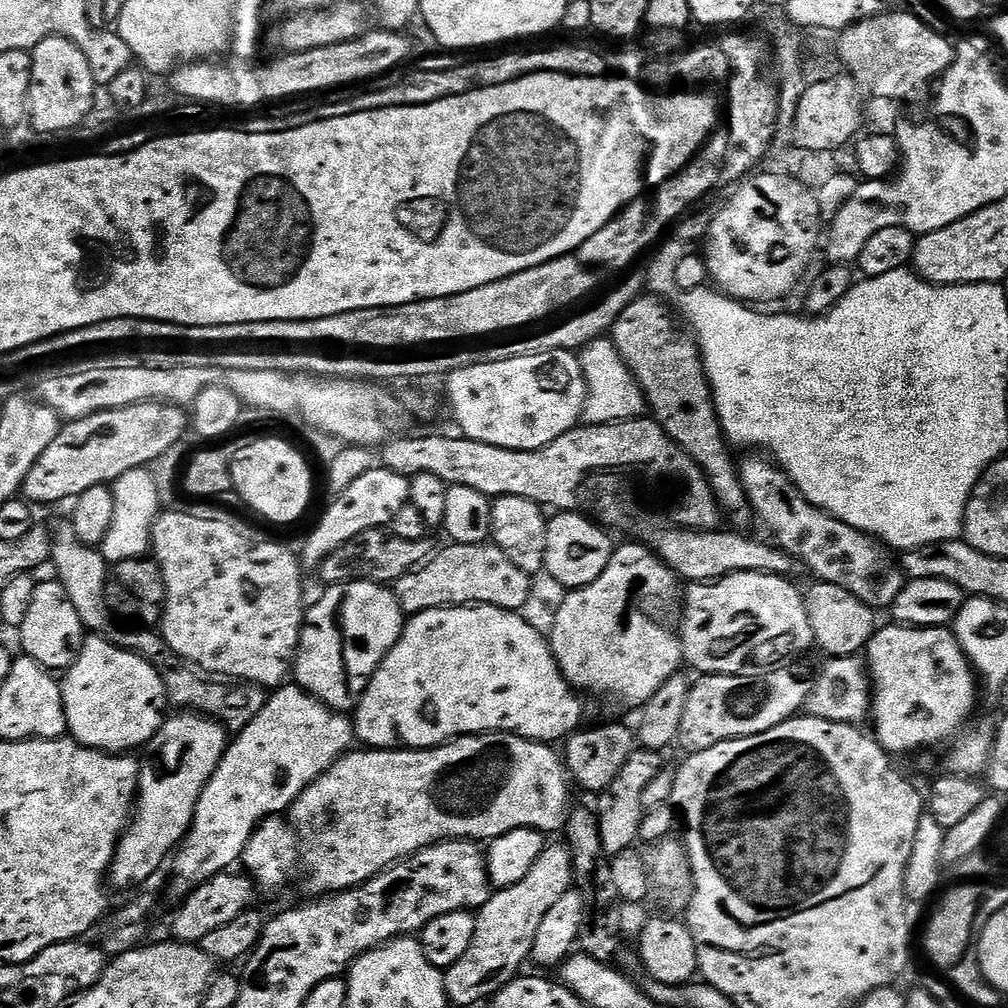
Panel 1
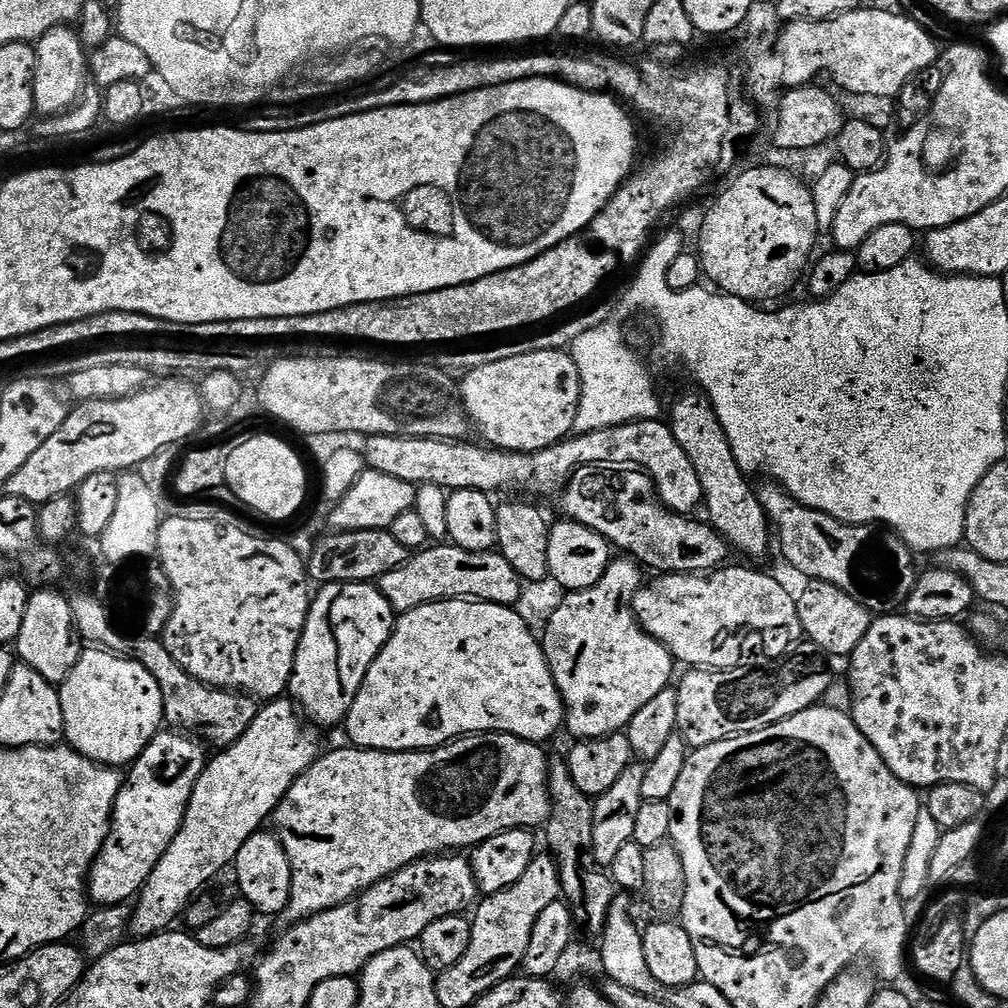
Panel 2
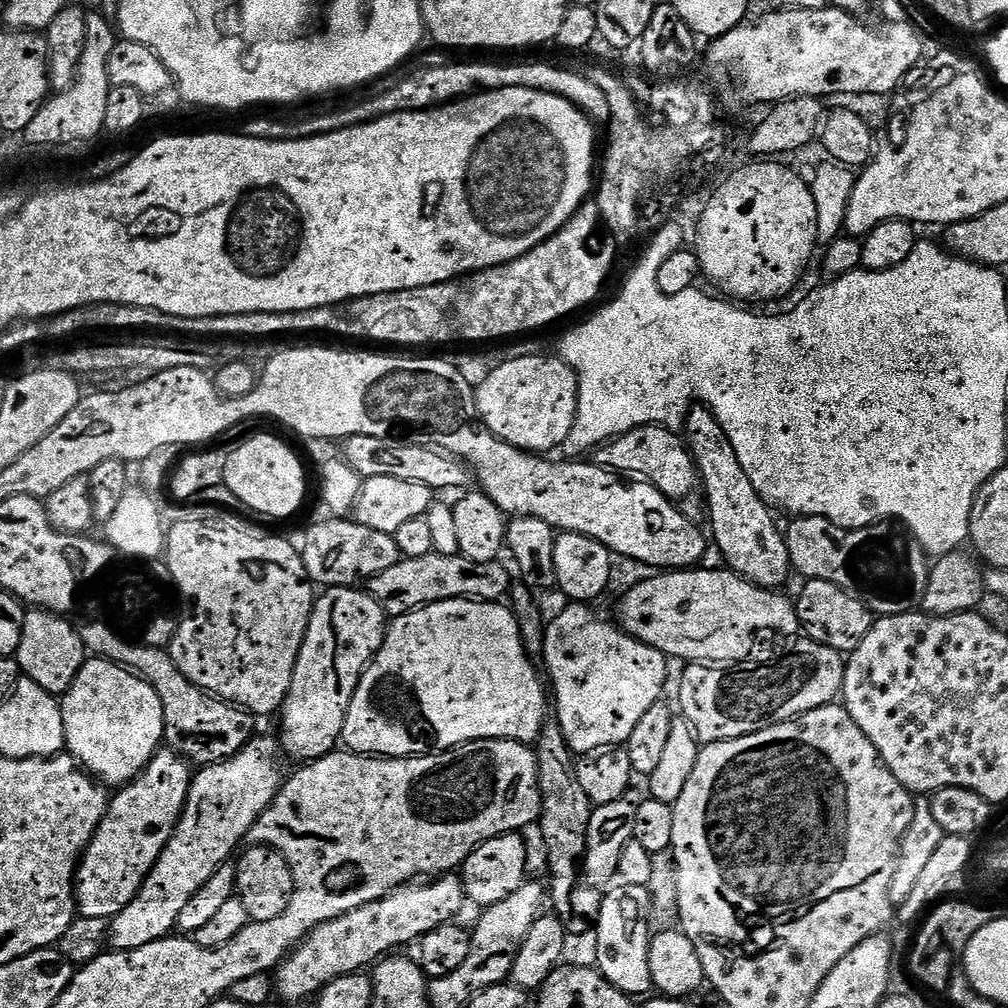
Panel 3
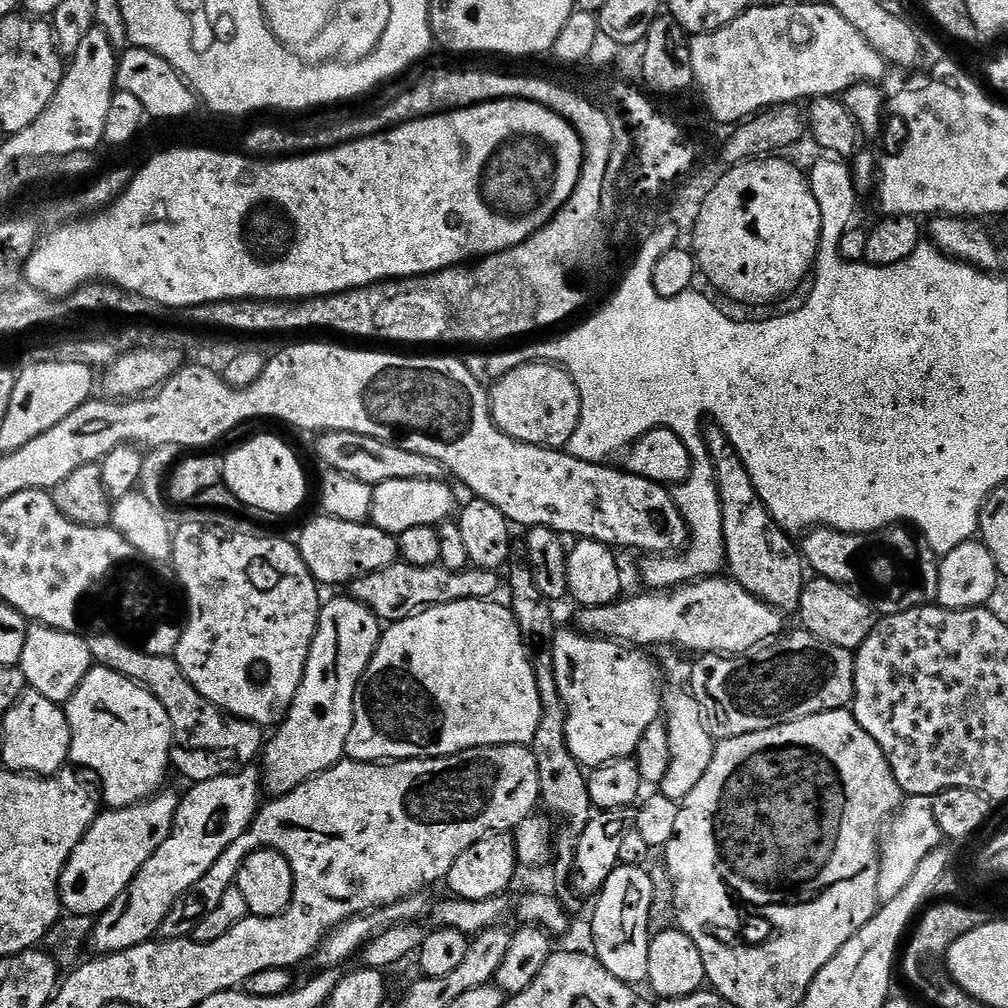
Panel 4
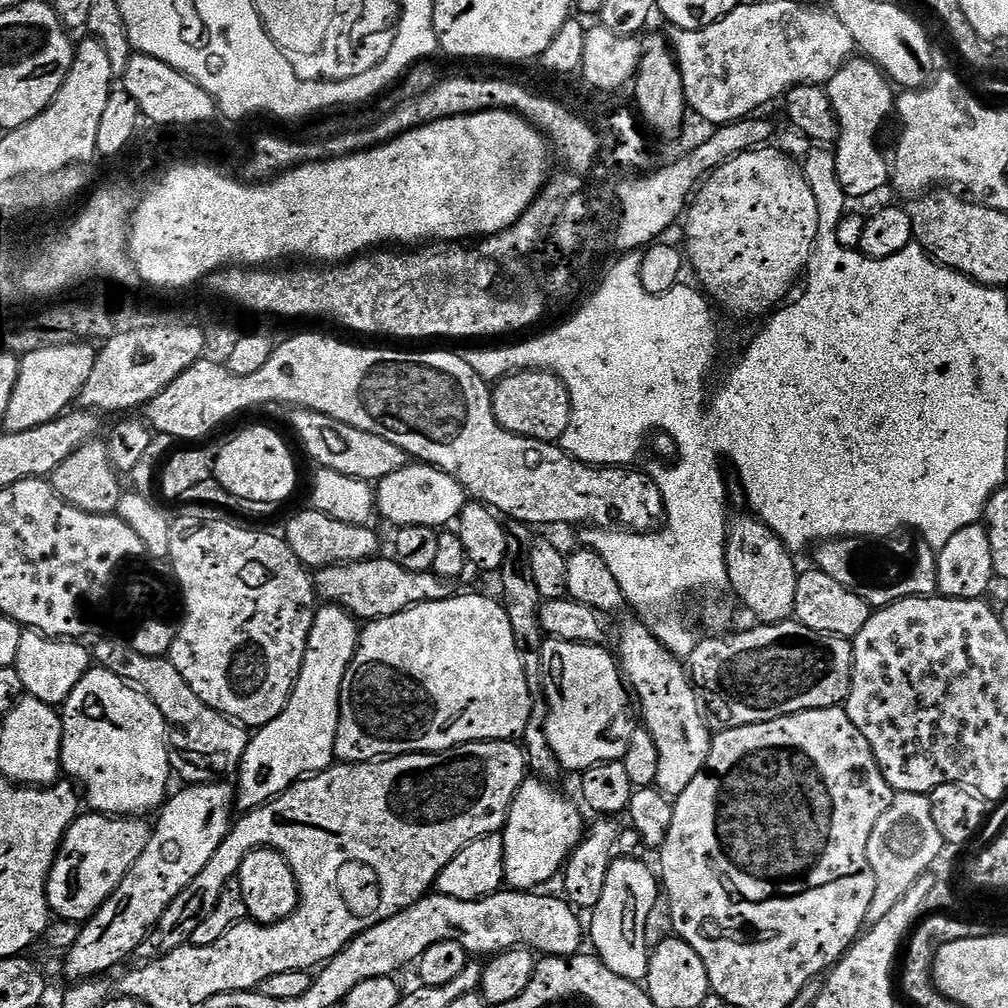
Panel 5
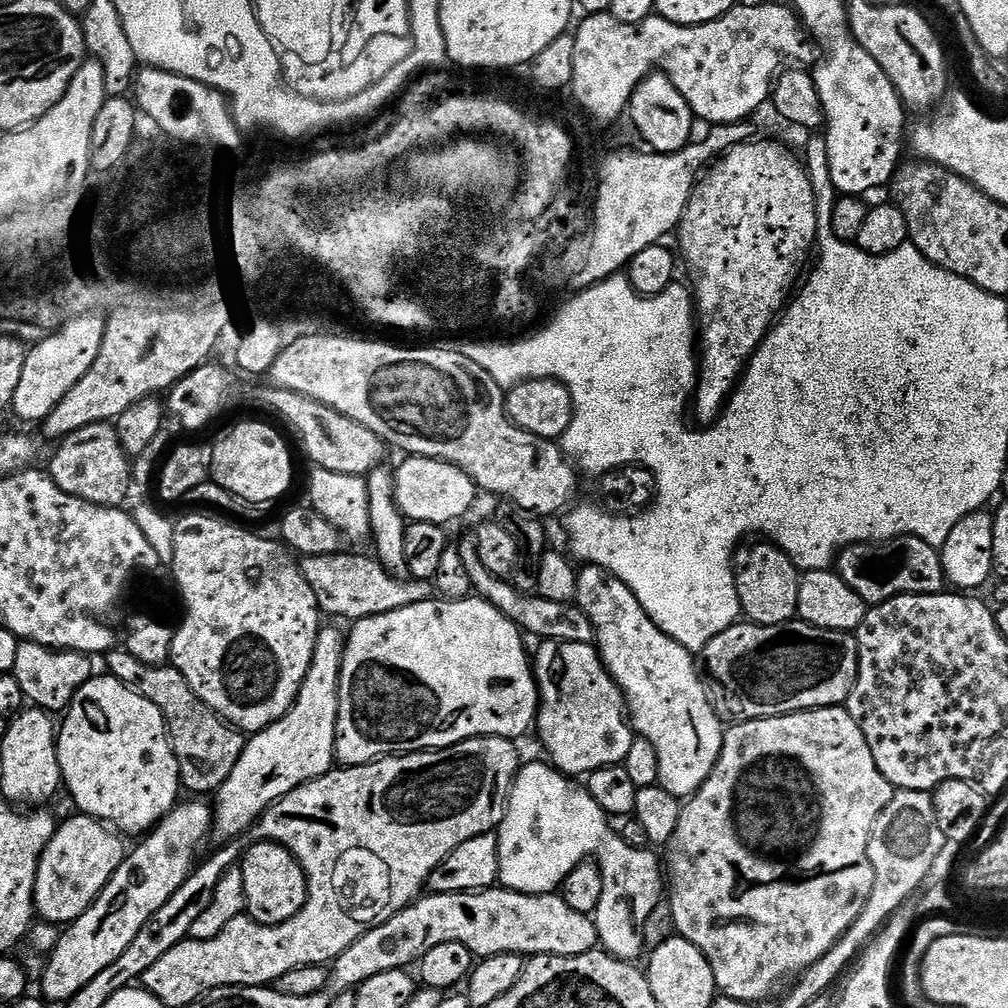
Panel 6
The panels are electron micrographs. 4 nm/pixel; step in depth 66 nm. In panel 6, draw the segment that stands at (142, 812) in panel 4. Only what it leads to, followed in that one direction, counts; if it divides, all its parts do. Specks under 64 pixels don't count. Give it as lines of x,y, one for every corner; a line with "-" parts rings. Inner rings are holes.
75,814
56,829
54,838
40,855
38,874
34,882
35,911
41,921
57,926
67,926
82,914
102,894
102,890
114,878
118,866
122,866
126,847
121,837
109,825
93,816

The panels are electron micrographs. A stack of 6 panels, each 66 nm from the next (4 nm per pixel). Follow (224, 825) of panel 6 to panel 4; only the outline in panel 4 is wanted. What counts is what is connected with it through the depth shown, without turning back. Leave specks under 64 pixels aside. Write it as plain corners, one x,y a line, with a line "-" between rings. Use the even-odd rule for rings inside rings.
351,595
336,596
329,604
327,601
321,607
320,621
312,639
306,670
302,674
302,682
298,686
298,694
294,694
292,704
279,721
272,741
269,739
263,745
262,788
269,797
285,796
302,781
316,776
319,772
324,772
327,768
332,768
333,765
339,764
341,760
345,759
346,738
350,738
350,726
354,722
352,713
354,694
370,658
376,653
381,631
381,621
376,619
375,614
366,605
353,600

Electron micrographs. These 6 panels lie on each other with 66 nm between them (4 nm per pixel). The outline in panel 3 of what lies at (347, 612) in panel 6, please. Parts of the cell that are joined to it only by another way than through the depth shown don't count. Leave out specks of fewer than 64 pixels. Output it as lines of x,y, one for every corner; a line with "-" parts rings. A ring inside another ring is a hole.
437,552
426,558
401,558
390,570
374,574
366,581
366,591
382,606
385,617
405,616
428,604
447,600
483,600
500,602
509,595
510,579
500,560
474,562
465,556
443,556

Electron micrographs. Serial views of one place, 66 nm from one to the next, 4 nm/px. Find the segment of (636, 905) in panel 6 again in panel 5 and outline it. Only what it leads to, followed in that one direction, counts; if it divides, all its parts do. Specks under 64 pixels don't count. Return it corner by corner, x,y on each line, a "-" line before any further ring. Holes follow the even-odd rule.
539,778
525,779
520,793
516,795
508,810
508,821
504,824
502,835
504,838
504,879
507,887
512,890
532,890
544,880
544,872
552,868
552,860
567,861
570,853
580,845
586,833
586,820
580,813
581,805
567,800
560,792
555,792
551,783
-
617,858
613,860
612,865
610,866
610,874
606,874
606,890
602,890
602,902
598,902
598,906
591,913
592,916
592,928
590,924
590,944
592,940
592,944
596,949
594,949
595,955
599,957
599,959
603,960
604,964
610,969
614,970
616,974
626,978
627,980
635,980
637,982
643,981
646,976
646,957
649,955
650,949
648,947
648,943
646,942
646,918
650,914
650,910
654,907
654,902
661,895
662,888
658,883
658,876
655,871
652,872
647,868
648,865
644,860
636,860
636,859
625,859
625,858

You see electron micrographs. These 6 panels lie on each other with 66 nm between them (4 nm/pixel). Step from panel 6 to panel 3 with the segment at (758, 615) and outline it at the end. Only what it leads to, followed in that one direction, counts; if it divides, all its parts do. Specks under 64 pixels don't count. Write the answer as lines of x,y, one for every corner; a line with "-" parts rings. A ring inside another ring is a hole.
693,406
682,436
708,495
708,520
712,523
710,536
715,551
717,548
724,555
723,563
743,580
760,588
783,589
788,575
794,572
785,533
776,525
773,509
760,497
758,490
754,490
754,482
746,478
746,470
742,470
742,462
738,462
738,454
734,454
726,430
722,430
716,415
706,406

